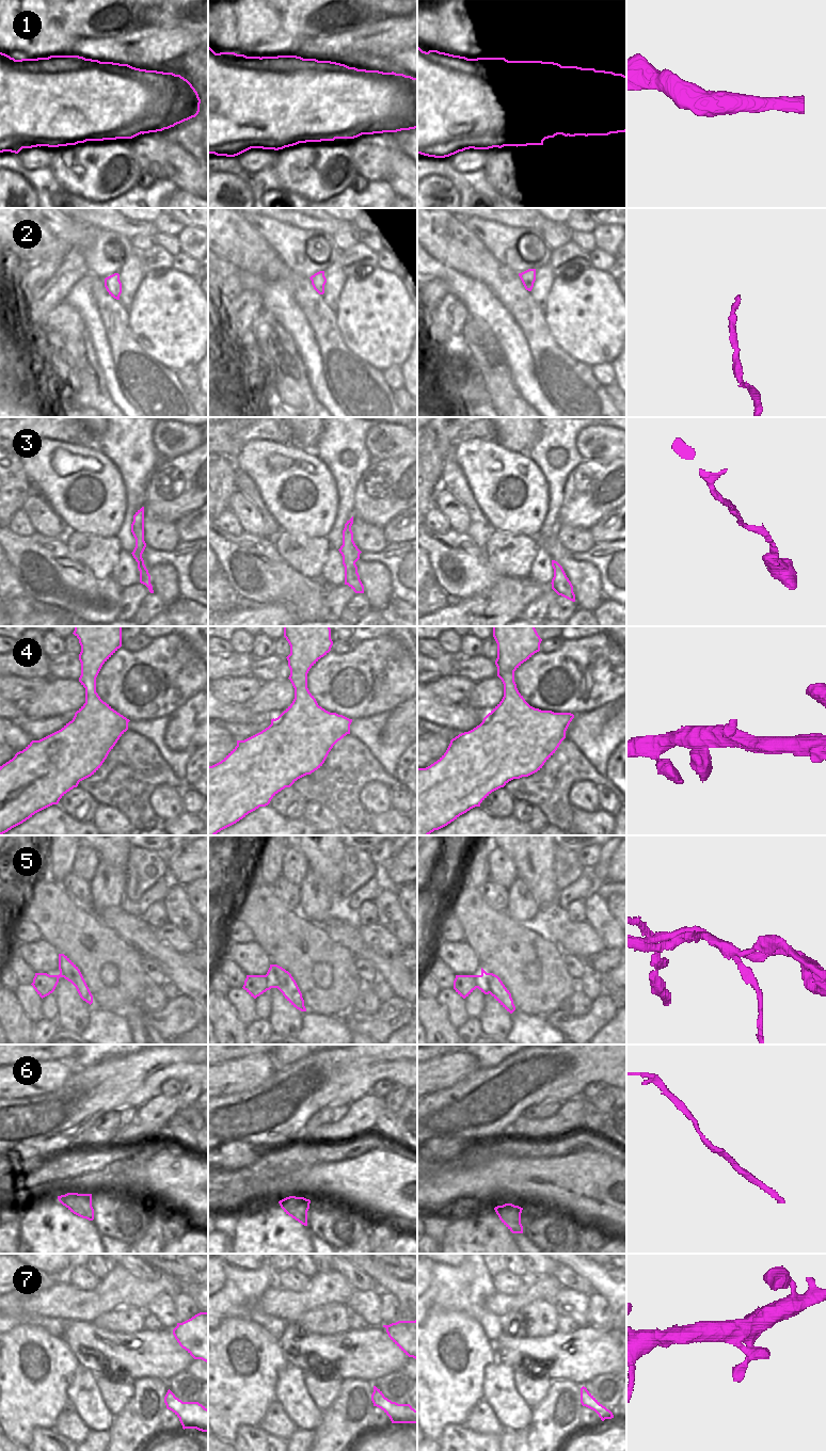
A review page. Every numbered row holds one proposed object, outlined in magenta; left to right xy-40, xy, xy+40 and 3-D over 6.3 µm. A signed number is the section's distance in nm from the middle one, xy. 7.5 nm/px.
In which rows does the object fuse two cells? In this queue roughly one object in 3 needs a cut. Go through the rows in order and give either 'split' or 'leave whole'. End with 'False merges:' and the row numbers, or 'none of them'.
1: leave whole
2: leave whole
3: leave whole
4: leave whole
5: split
6: leave whole
7: leave whole
False merges: 5

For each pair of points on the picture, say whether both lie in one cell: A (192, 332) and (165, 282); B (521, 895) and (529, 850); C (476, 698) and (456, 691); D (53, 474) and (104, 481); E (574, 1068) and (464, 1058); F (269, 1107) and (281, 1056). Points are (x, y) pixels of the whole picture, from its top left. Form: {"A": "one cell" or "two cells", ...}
{"A": "one cell", "B": "two cells", "C": "two cells", "D": "one cell", "E": "two cells", "F": "two cells"}

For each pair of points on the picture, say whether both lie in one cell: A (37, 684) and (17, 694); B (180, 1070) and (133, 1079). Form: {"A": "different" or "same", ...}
{"A": "same", "B": "same"}

